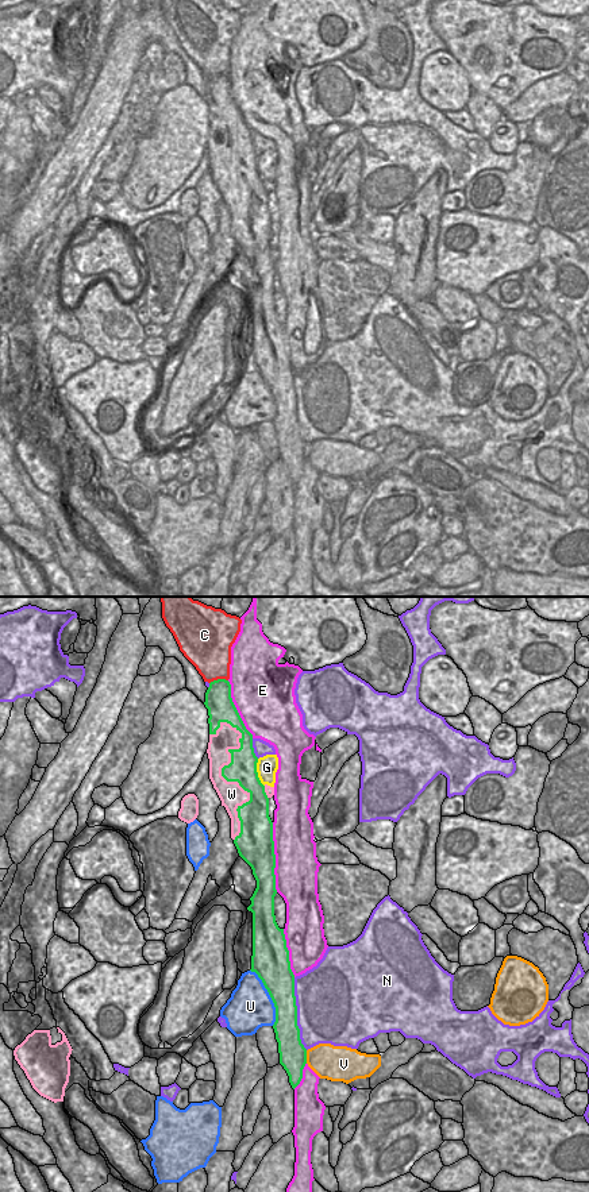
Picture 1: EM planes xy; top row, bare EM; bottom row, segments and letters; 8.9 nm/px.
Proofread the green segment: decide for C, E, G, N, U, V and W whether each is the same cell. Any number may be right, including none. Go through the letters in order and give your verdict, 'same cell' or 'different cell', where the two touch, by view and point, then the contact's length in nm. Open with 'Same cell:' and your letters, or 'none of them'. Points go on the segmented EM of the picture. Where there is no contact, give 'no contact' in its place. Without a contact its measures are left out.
Same cell: none of them
C: different cell; contact xy (218, 679); length 170 nm
E: different cell; contact xy (274, 857); length 650 nm
G: different cell; contact xy (257, 772); length 260 nm
N: different cell; contact xy (296, 1014); length 650 nm
U: different cell; contact xy (270, 996); length 550 nm
V: different cell; contact xy (305, 1057); length 120 nm
W: different cell; contact xy (224, 778); length 1050 nm

